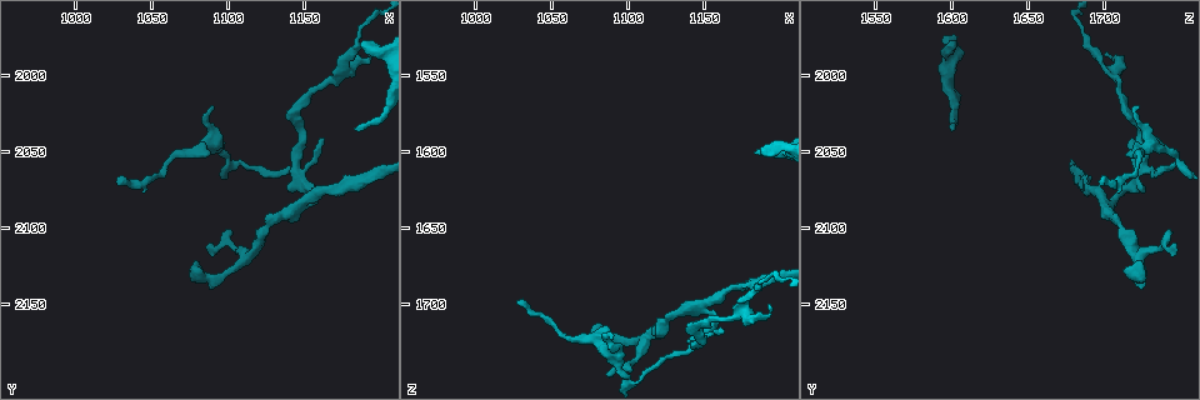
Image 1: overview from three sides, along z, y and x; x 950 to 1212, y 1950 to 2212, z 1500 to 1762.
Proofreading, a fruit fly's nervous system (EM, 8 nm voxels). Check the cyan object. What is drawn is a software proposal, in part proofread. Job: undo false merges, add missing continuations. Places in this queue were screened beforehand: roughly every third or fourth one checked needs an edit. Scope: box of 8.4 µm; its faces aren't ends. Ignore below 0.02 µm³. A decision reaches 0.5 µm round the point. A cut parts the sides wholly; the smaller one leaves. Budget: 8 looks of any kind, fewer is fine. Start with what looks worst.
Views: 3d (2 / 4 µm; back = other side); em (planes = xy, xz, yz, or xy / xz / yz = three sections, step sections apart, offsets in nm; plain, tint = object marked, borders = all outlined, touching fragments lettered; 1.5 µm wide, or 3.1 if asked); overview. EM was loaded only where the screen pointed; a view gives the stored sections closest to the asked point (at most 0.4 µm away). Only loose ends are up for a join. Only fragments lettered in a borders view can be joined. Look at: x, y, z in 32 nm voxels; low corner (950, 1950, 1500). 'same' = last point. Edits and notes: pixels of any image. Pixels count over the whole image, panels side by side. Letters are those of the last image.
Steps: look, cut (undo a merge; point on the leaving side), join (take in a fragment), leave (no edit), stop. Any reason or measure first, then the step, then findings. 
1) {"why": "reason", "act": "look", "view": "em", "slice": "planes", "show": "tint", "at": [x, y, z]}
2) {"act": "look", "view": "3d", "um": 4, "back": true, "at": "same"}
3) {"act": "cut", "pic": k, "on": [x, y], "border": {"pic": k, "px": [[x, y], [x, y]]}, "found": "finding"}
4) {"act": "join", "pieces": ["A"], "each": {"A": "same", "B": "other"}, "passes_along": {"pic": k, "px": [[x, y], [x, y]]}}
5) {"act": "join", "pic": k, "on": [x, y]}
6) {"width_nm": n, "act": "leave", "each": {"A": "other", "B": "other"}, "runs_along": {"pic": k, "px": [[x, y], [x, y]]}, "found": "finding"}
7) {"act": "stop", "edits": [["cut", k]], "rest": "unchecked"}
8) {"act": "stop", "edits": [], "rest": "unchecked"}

{"why": "branch stops here", "act": "look", "view": "em", "slice": "planes", "show": "borders", "at": [1188, 1976, 1602]}

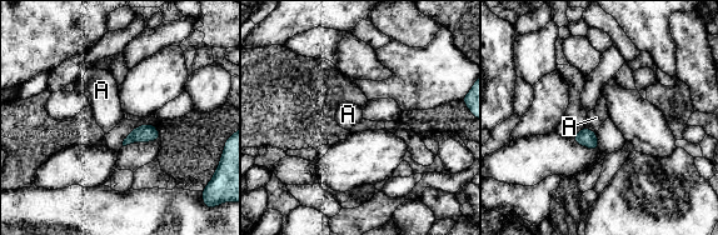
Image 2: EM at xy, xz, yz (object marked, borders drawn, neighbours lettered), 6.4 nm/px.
{"act": "leave", "each": {"A": "other"}, "border": {"pic": 2, "px": [[584, 126], [596, 133]]}, "found": "no lettered fragment goes on from it"}

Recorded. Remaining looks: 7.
{"why": "branch stops here", "act": "look", "view": "3d", "um": 4, "at": [1090, 2020, 1724]}

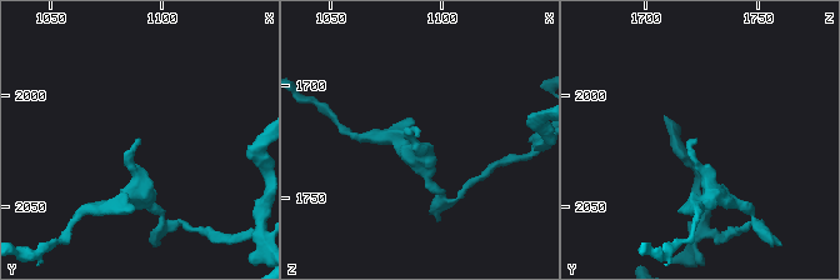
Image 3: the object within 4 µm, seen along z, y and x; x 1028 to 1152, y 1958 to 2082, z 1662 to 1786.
{"act": "look", "view": "em", "slice": "planes", "show": "borders", "at": [1088, 2020, 1723]}

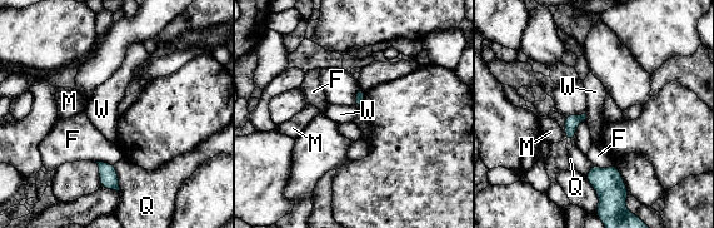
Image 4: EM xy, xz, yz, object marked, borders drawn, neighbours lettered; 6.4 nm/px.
{"act": "leave", "each": {"F": "other", "M": "other", "Q": "other", "W": "other"}, "found": "none of them fits"}

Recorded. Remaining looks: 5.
{"act": "look", "view": "em", "slice": "planes", "show": "plain", "at": [1028, 2068, 1698]}

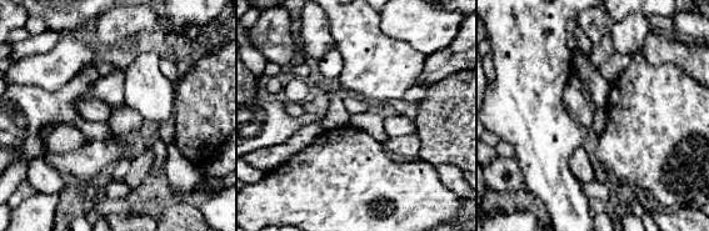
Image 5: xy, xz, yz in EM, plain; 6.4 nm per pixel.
{"act": "look", "view": "em", "slice": "planes", "show": "borders", "at": "same"}

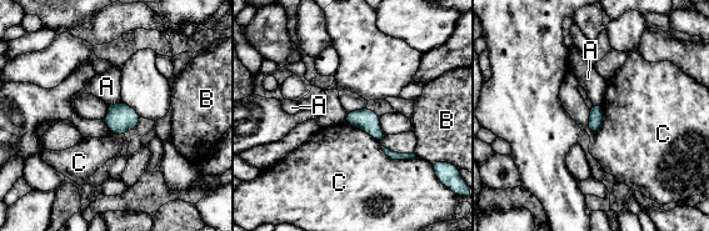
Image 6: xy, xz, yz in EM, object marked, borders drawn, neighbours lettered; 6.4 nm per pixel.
{"act": "leave", "each": {"A": "other", "B": "other", "C": "other"}, "runs_along": {"pic": 6, "px": [[349, 116], [362, 119], [388, 152], [408, 156]]}, "found": "none of them fits"}

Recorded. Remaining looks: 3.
{"act": "stop", "edits": [], "rest": "unchecked"}

